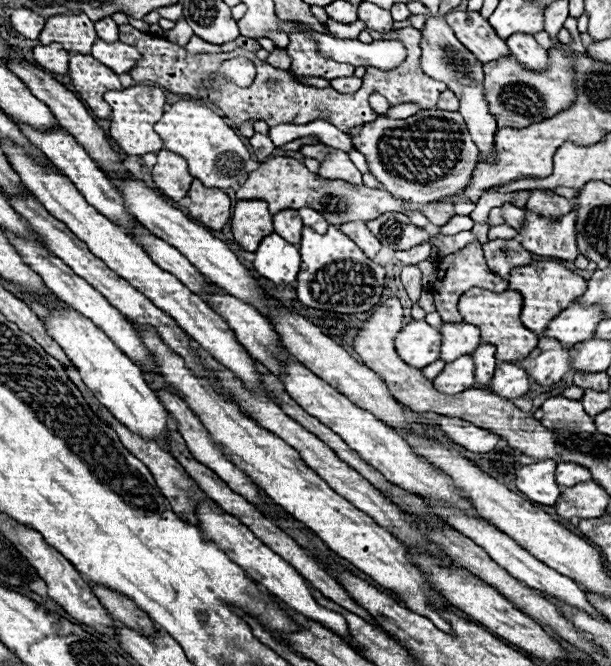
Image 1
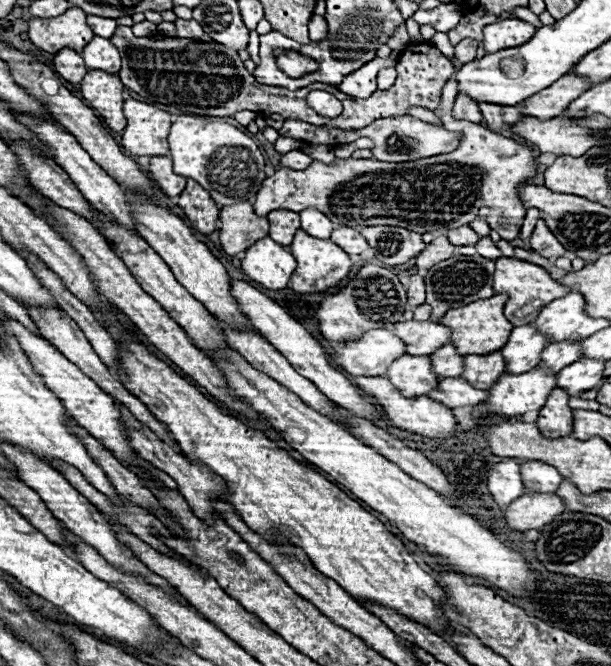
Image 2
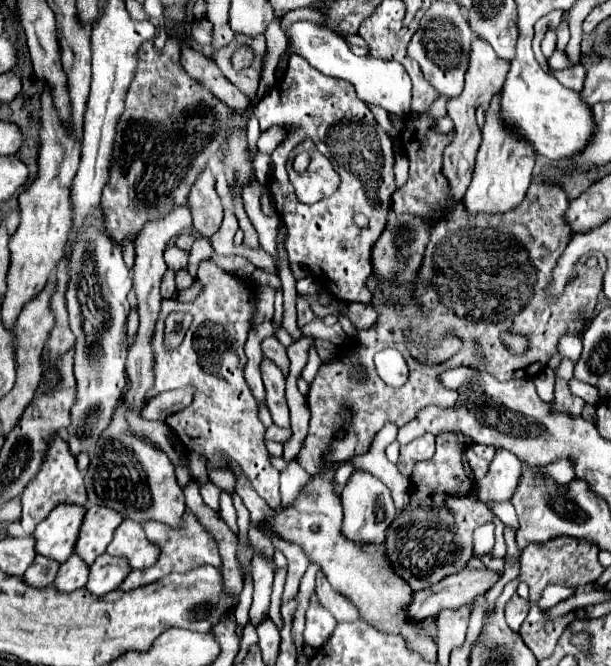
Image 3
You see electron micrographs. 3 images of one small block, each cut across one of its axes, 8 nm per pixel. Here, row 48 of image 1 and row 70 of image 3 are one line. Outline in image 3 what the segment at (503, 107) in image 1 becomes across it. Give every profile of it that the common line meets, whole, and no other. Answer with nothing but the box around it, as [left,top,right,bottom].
[551,64,586,92]

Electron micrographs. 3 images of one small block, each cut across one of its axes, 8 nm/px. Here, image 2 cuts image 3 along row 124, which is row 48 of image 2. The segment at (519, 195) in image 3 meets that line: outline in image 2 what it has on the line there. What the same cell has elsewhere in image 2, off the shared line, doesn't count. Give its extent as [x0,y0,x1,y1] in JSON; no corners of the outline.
[484,18,536,52]

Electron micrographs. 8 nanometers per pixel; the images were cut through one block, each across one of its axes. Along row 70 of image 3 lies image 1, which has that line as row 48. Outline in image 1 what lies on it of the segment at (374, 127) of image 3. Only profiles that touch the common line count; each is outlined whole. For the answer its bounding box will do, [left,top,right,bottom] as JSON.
[286,32,354,80]

